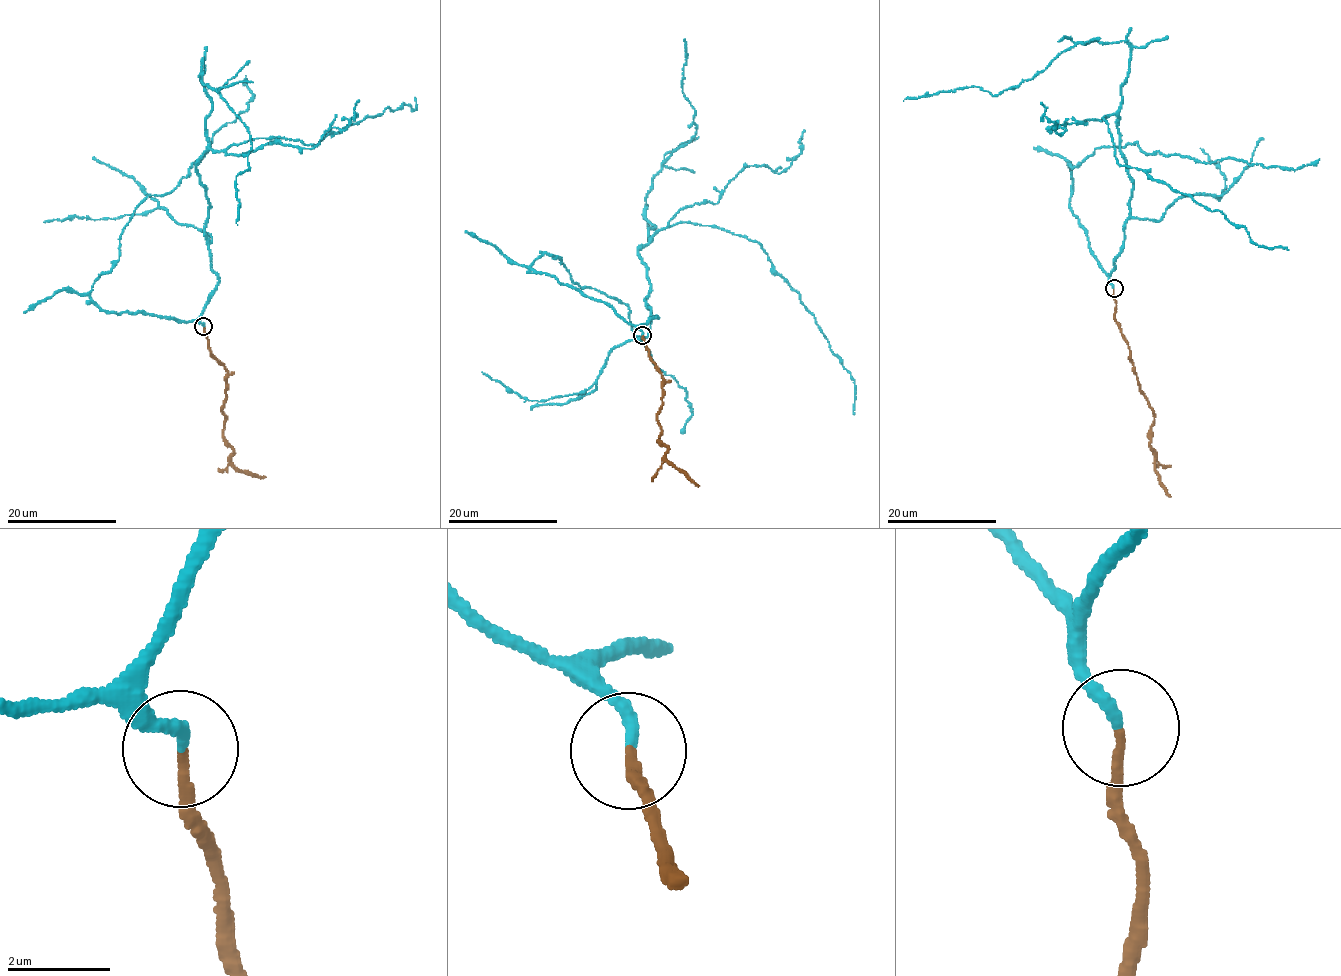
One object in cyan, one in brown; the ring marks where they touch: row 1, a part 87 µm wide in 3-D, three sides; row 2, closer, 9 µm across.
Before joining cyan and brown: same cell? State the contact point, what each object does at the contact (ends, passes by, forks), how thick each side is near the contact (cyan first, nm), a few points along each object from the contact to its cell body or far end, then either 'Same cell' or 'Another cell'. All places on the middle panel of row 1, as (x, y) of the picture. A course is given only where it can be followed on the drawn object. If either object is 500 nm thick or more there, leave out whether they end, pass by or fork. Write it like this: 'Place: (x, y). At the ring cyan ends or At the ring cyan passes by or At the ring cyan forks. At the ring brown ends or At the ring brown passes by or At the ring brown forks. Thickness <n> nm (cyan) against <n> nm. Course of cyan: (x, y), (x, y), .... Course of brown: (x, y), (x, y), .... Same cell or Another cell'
Place: (642, 335). At the ring cyan ends. At the ring brown ends. Thickness 240 nm (cyan) against 170 nm. Course of cyan: (642, 335), (658, 315), (638, 252), (655, 229), (646, 194), (697, 126), (682, 92), (685, 39). Course of brown: (642, 335), (664, 380), (657, 421), (661, 430), (659, 444), (667, 447), (665, 461), (684, 470), (699, 485). Same cell

